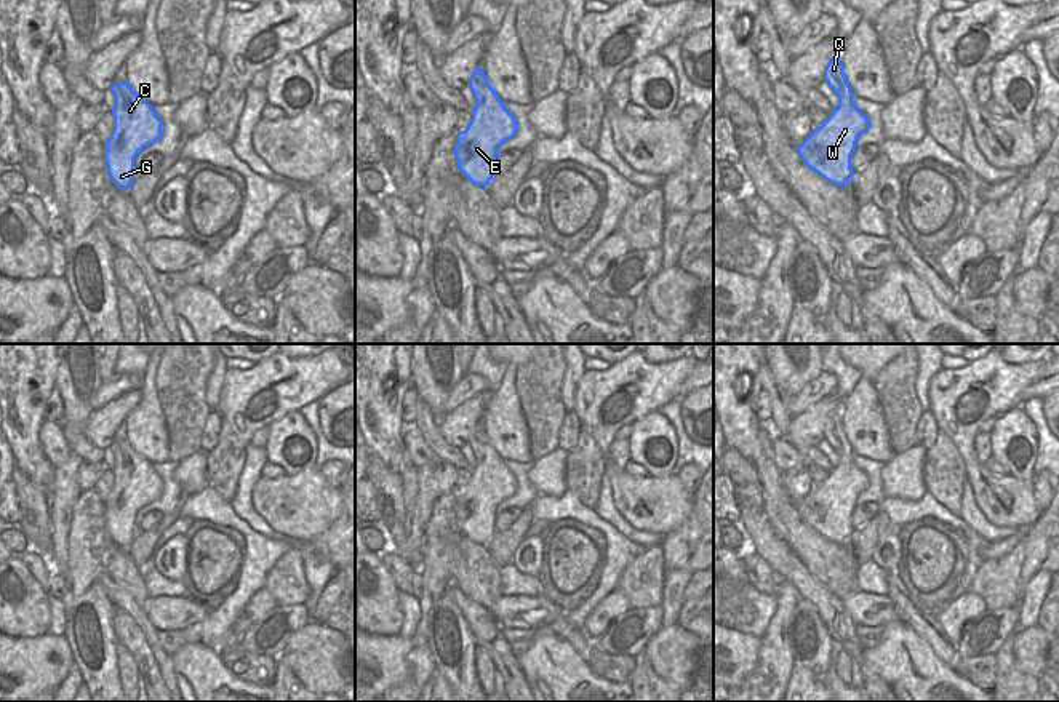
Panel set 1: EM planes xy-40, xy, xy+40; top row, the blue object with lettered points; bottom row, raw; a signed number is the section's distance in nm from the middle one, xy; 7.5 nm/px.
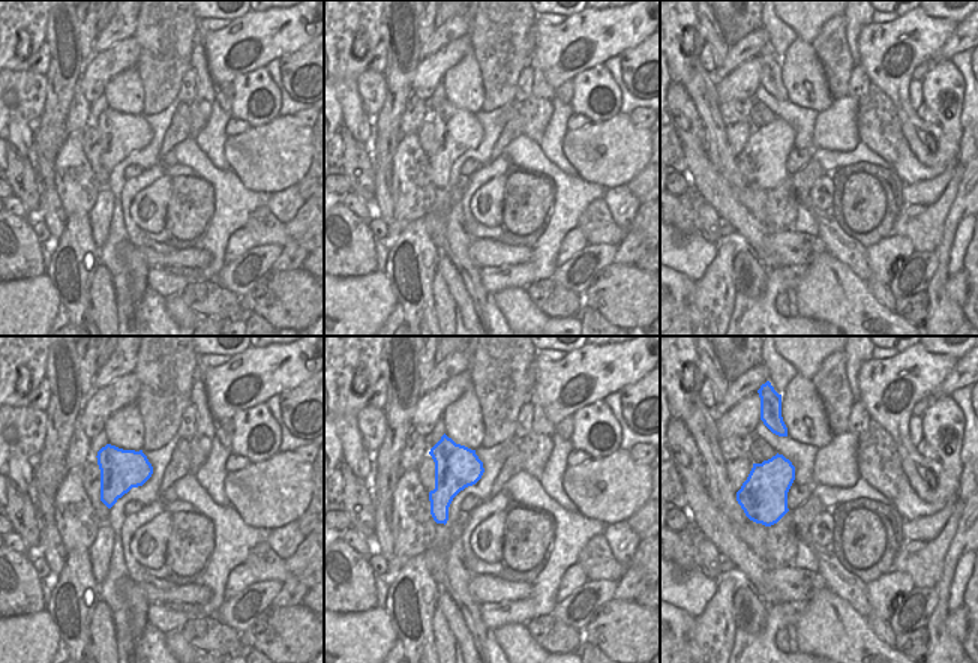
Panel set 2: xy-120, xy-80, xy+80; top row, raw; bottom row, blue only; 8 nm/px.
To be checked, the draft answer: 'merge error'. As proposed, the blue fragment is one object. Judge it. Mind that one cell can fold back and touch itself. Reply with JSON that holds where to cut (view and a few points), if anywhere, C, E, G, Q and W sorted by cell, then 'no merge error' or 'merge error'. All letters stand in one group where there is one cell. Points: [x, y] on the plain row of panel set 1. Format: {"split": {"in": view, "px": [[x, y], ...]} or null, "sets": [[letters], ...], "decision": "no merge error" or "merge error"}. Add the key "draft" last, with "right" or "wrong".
{"split": null, "sets": [["C", "E", "G", "Q", "W"]], "decision": "no merge error", "draft": "wrong"}

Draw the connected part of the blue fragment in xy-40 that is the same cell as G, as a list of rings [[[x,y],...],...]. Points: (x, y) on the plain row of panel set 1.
[[[128,438],[114,441],[114,488],[104,501],[104,521],[110,539],[128,548],[134,537],[134,517],[147,504],[162,496],[162,478],[154,465],[139,456]]]

